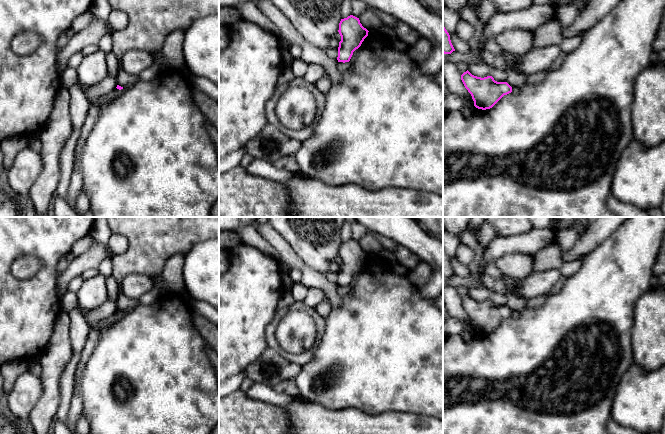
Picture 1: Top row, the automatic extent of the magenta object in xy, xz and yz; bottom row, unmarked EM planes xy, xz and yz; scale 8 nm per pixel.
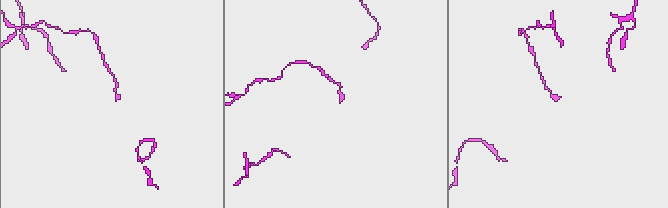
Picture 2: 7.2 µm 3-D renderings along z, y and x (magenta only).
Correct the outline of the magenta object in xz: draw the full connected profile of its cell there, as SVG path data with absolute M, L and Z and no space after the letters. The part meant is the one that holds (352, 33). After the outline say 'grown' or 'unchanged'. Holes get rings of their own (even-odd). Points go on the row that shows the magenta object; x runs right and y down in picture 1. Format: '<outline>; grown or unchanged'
M350 15L341 19L338 30L341 41L338 47L338 62L349 62L353 52L358 49L368 36L368 30L362 26L359 18Z; unchanged

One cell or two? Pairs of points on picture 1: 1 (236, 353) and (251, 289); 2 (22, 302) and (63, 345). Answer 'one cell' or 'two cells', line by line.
1: one cell
2: two cells

